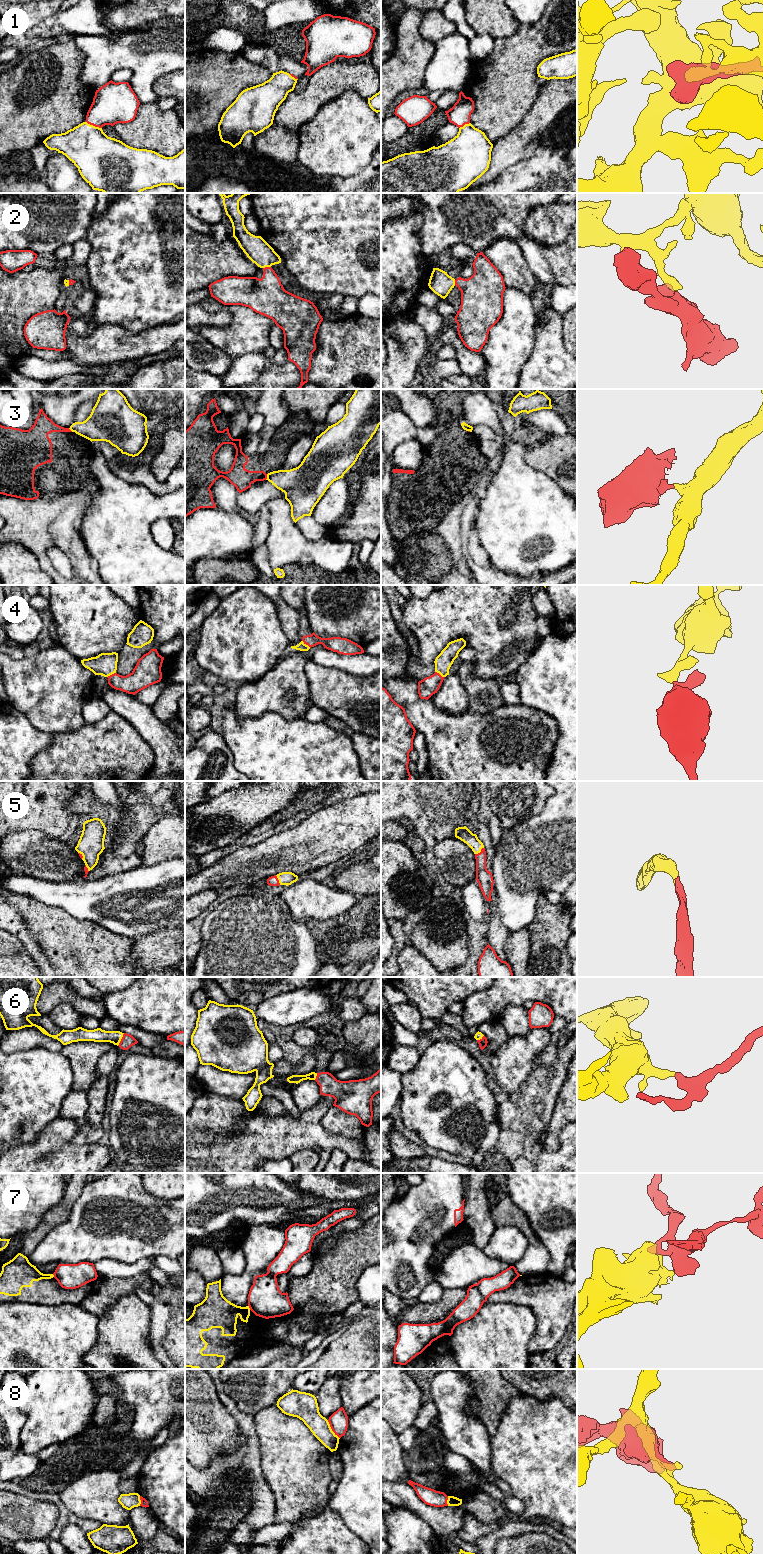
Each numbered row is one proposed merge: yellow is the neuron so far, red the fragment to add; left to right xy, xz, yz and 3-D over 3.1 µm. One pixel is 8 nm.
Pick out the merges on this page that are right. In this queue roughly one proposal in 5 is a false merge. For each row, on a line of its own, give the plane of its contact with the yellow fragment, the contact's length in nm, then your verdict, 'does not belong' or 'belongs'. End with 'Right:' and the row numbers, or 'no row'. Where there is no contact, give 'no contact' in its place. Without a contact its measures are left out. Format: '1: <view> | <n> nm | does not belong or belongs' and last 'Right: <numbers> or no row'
1: xy | 140 nm | belongs
2: xz | 70 nm | belongs
3: xz | 50 nm | does not belong
4: xz | 90 nm | belongs
5: yz | 90 nm | belongs
6: xy | 120 nm | belongs
7: xz | 40 nm | does not belong
8: xz | 180 nm | does not belong
Right: 1, 2, 4, 5, 6

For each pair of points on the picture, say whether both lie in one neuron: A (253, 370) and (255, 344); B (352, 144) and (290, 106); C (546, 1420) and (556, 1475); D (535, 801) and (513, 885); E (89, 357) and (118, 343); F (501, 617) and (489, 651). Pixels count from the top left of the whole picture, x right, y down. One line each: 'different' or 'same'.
A: different
B: different
C: same
D: different
E: same
F: same

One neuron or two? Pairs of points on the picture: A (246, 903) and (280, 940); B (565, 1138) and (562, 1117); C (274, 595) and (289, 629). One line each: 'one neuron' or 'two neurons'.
A: one neuron
B: two neurons
C: one neuron

